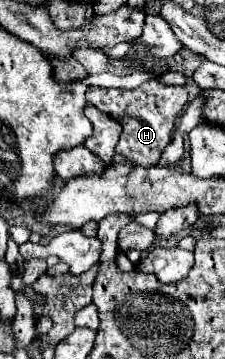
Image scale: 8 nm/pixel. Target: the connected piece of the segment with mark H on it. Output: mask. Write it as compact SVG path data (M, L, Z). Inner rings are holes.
M160 77L145 81L135 89L106 89L106 87L88 87L86 101L98 107L102 113L118 119L124 127L116 153L126 157L134 165L152 167L158 163L162 151L172 141L172 129L178 113L188 103L188 91L182 85L166 85Z

